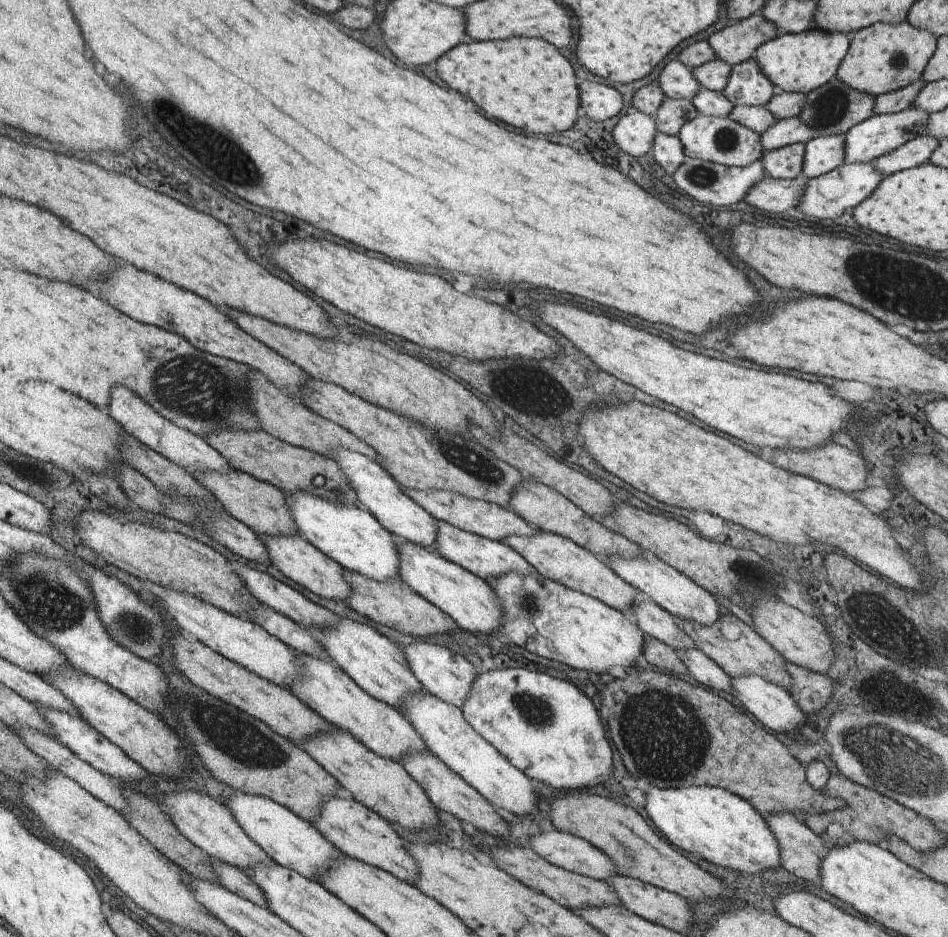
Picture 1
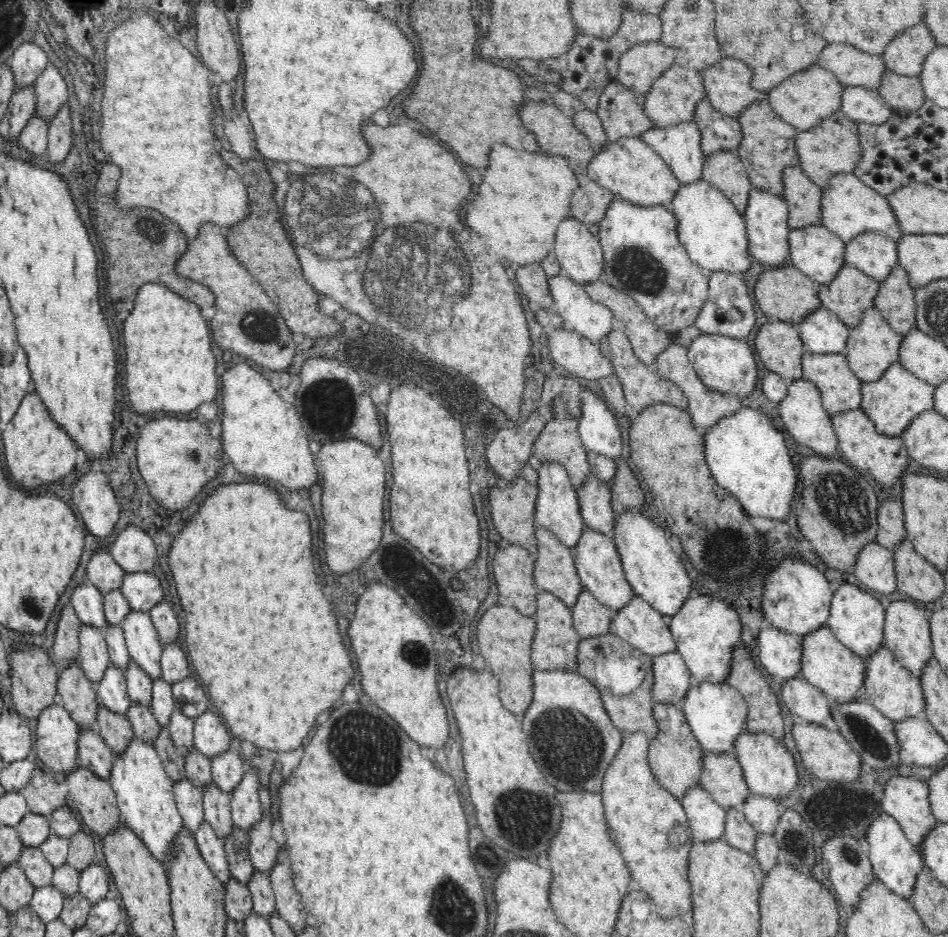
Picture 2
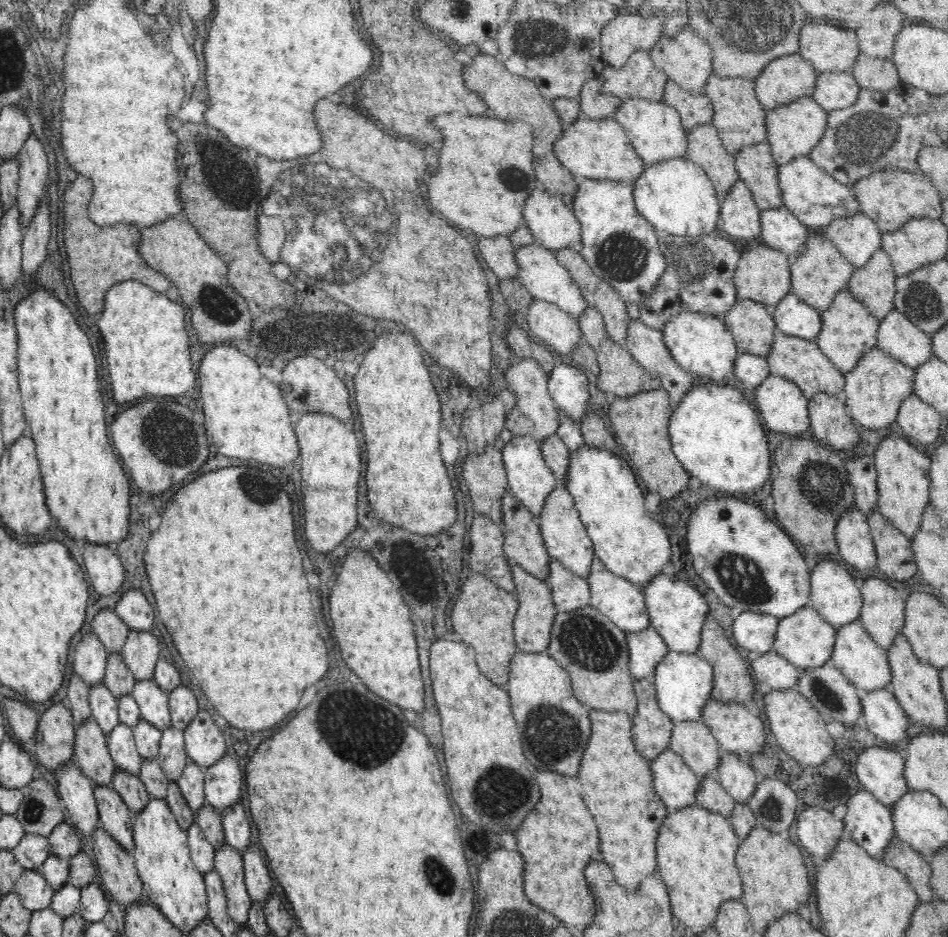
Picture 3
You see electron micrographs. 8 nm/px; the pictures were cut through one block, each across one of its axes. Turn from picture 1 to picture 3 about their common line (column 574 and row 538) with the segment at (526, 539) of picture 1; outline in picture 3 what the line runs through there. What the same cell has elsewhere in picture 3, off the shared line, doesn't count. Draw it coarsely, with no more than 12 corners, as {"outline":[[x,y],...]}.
{"outline":[[566,488],[538,523],[549,556],[583,579],[594,545]]}

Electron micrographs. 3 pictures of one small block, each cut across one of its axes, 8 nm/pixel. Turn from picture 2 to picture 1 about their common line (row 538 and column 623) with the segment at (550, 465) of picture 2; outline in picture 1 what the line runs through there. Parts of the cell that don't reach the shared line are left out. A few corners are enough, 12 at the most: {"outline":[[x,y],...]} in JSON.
{"outline":[[656,556],[610,557],[625,582],[676,619],[710,627],[720,604]]}

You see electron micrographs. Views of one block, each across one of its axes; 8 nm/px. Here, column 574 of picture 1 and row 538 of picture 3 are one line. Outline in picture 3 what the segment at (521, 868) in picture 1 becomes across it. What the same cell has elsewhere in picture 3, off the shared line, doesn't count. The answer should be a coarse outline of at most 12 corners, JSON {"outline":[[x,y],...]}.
{"outline":[[877,509],[867,517],[886,576],[910,580],[917,572],[911,540]]}

